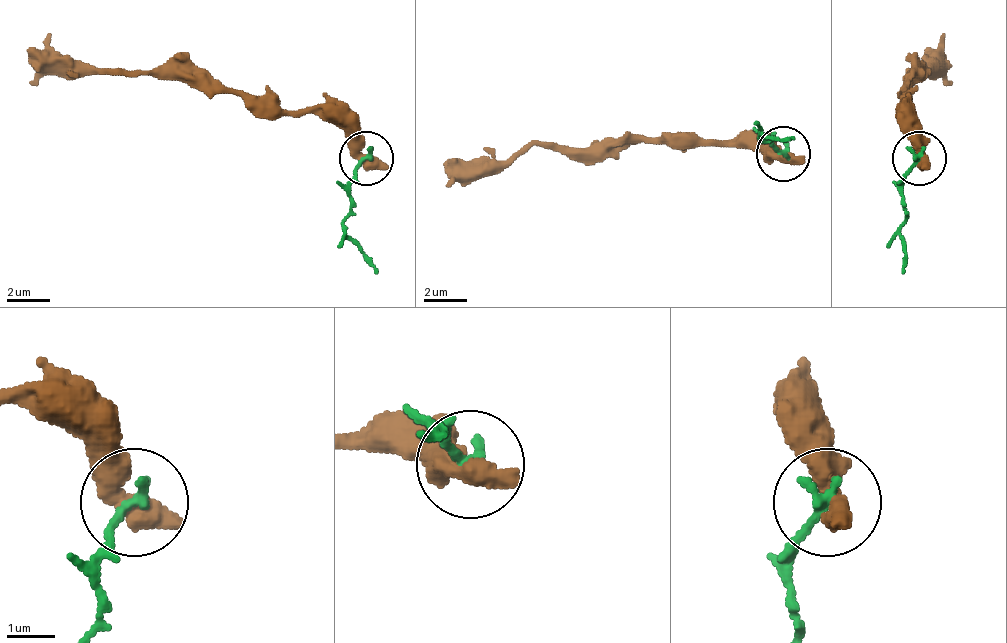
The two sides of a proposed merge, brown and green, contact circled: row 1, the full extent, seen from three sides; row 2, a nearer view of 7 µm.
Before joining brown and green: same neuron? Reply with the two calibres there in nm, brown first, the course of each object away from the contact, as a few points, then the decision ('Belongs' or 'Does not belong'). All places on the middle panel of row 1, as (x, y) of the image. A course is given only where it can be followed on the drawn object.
Thickness 480 nm (brown) against 240 nm. Course of brown: (781, 155), (727, 144), (522, 144), (506, 160), (452, 160), (441, 166). Course of green: (781, 155), (760, 133), (792, 139). Does not belong

